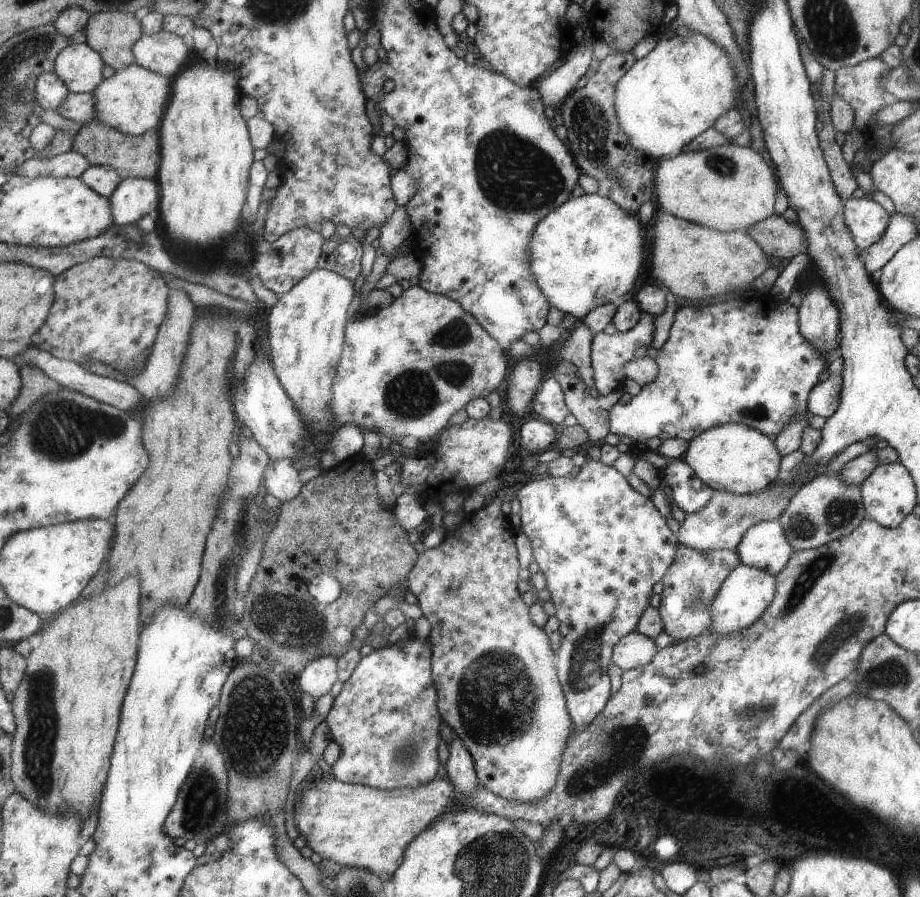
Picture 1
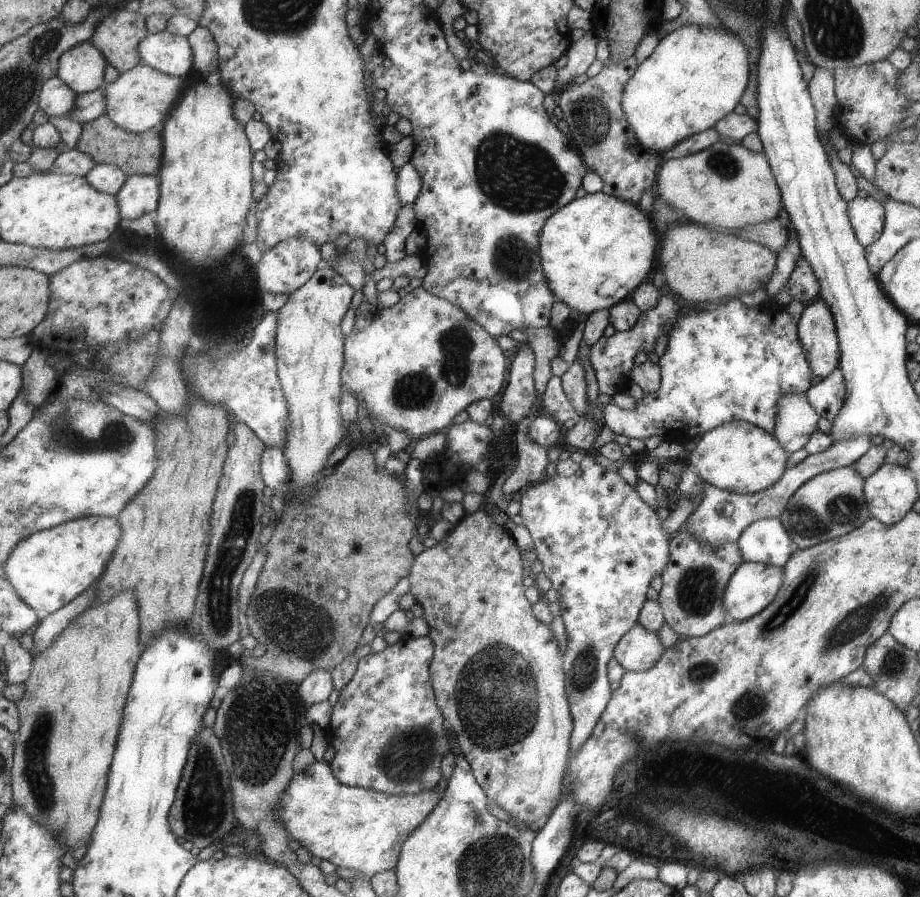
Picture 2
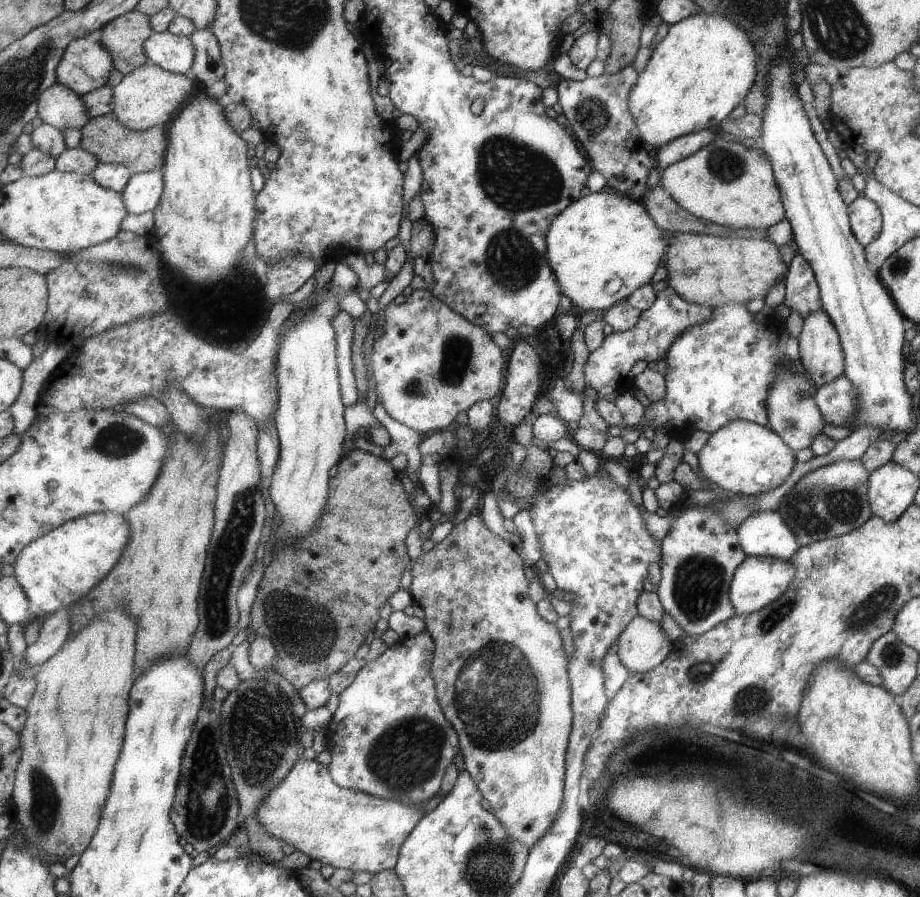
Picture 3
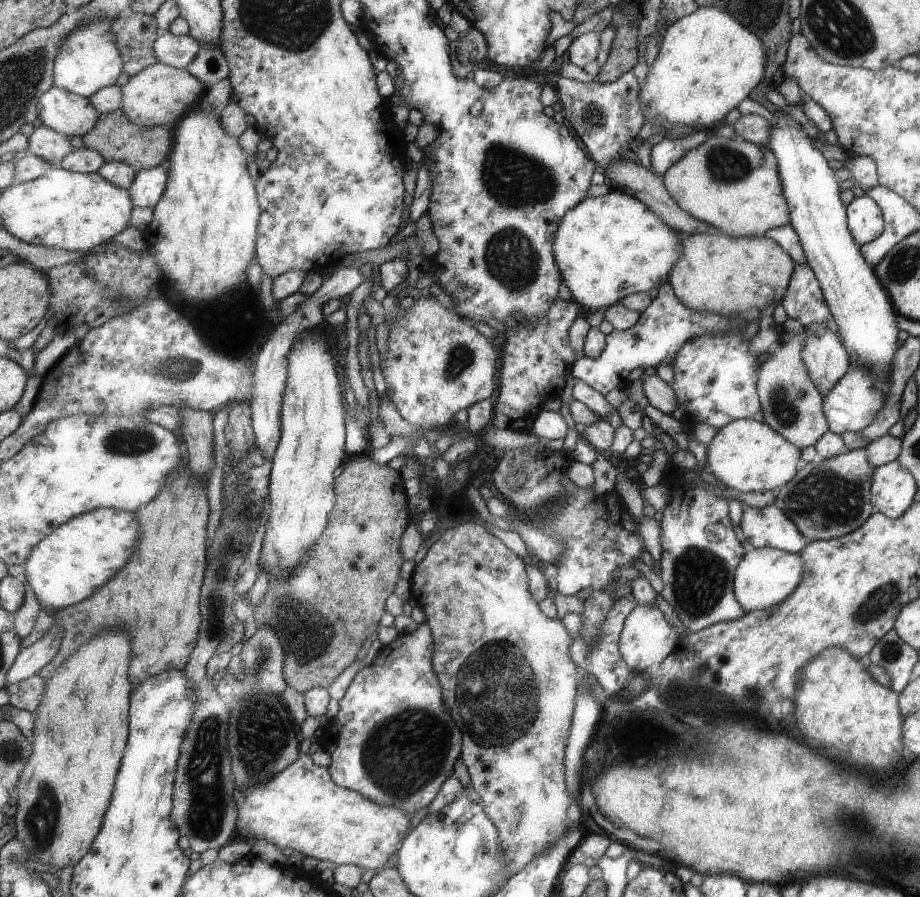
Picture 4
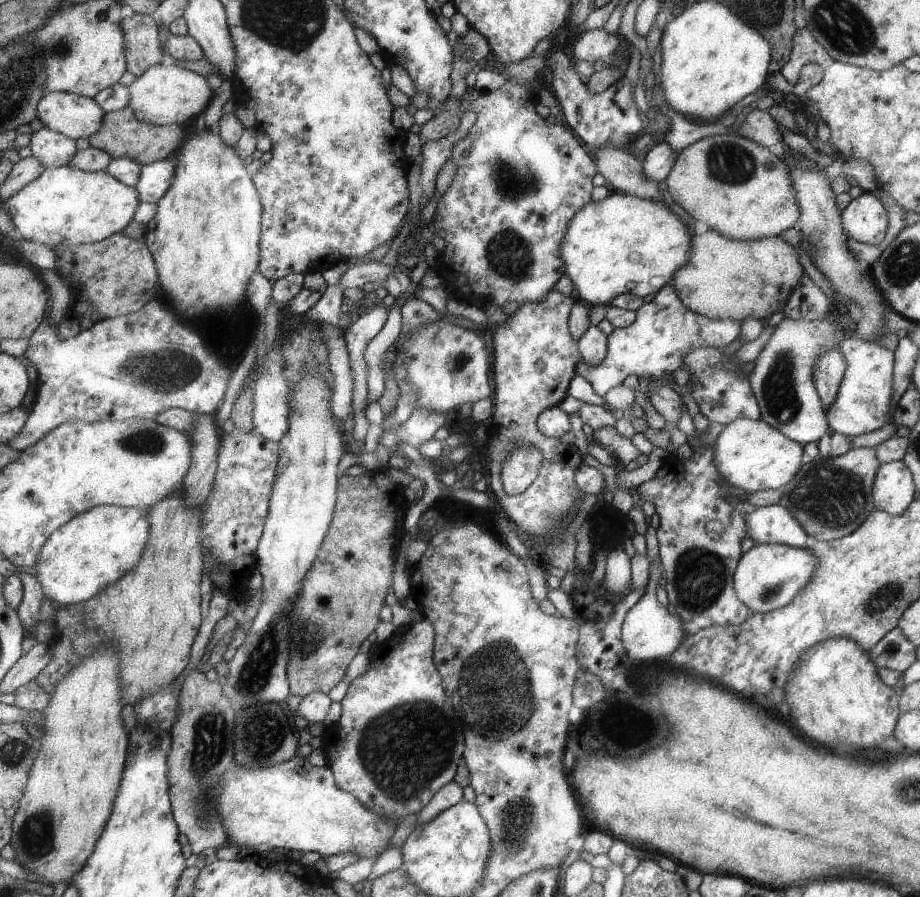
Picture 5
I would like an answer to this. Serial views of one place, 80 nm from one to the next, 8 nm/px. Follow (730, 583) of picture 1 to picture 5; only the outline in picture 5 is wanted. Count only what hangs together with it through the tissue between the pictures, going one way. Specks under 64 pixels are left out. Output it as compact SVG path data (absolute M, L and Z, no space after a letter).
M761 543L749 544L745 554L732 574L736 594L753 613L764 613L780 609L793 600L812 580L812 574L819 565L817 557L809 547L792 547L784 544Z

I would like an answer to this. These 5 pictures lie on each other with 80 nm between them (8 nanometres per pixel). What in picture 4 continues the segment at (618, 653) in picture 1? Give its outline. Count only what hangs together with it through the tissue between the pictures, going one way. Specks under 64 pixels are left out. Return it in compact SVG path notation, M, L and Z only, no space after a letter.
M635 605L635 608L632 608L624 618L618 638L618 649L623 662L631 672L643 673L654 668L671 650L675 649L677 636L673 626L667 622L655 605Z

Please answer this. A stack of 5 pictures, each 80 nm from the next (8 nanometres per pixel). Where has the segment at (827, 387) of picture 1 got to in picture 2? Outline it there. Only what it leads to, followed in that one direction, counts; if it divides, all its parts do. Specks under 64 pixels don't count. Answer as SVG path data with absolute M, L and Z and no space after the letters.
M835 367L828 377L813 383L806 392L813 410L821 418L832 422L846 400L846 384L840 367Z

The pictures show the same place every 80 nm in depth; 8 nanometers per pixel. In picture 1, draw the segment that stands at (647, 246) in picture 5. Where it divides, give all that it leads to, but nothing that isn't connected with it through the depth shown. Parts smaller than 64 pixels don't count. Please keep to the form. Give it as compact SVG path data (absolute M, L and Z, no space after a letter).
M596 192L579 193L536 224L528 244L528 253L532 275L548 299L549 306L582 319L591 309L615 301L633 288L643 266L643 228L639 232L637 218L617 206L616 202Z

